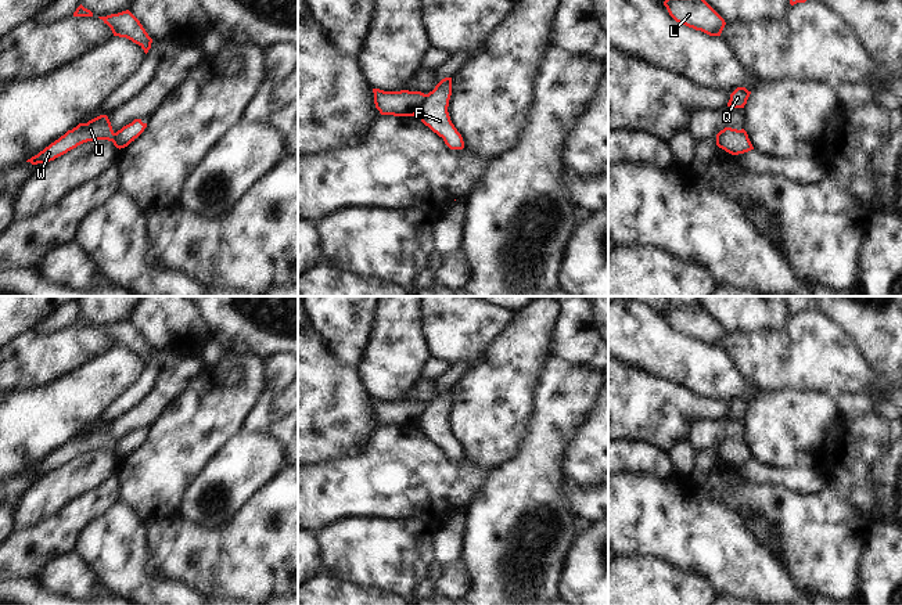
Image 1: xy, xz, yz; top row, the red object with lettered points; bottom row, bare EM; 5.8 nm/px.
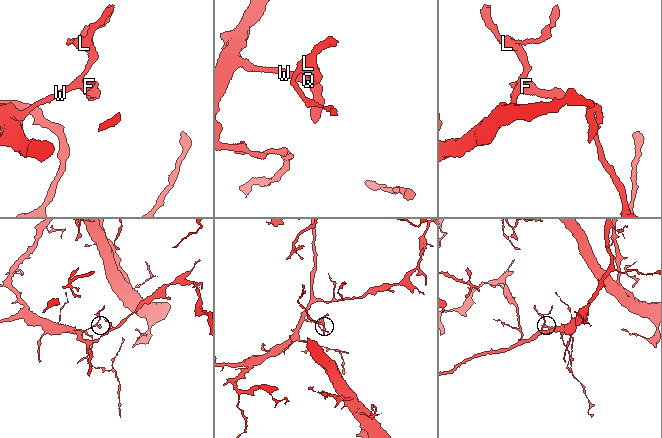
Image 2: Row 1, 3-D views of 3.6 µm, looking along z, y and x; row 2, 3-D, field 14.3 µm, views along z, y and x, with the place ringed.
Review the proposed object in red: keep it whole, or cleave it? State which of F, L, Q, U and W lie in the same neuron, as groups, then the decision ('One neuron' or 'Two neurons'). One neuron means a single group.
Groups: F / L Q U W. Two neurons

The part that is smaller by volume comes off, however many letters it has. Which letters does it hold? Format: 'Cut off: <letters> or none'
Cut off: F

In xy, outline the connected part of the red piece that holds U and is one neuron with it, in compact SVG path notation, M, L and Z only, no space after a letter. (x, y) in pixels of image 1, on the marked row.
M100 115L89 120L87 123L79 123L72 130L68 130L64 136L61 136L58 140L51 143L48 147L46 147L43 151L40 151L26 162L30 162L32 165L47 163L83 143L94 140L112 141L114 136L115 133L108 116Z

